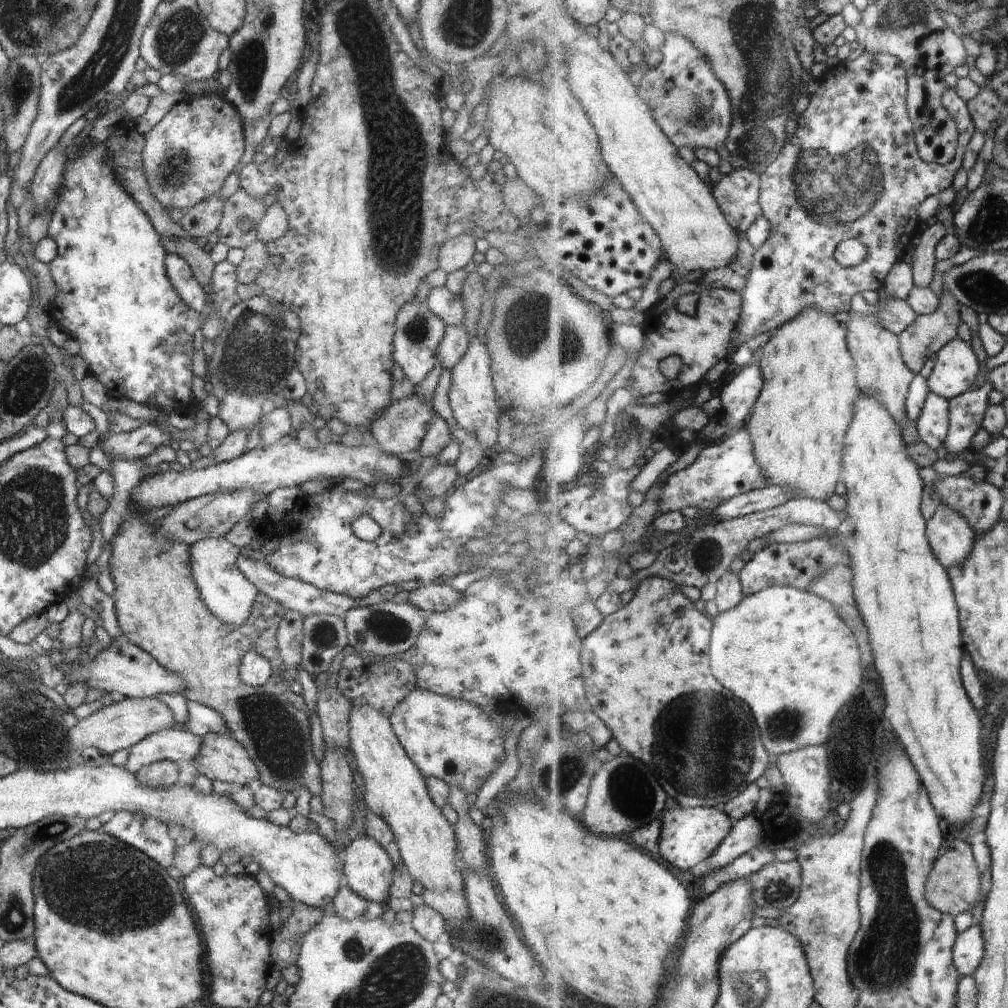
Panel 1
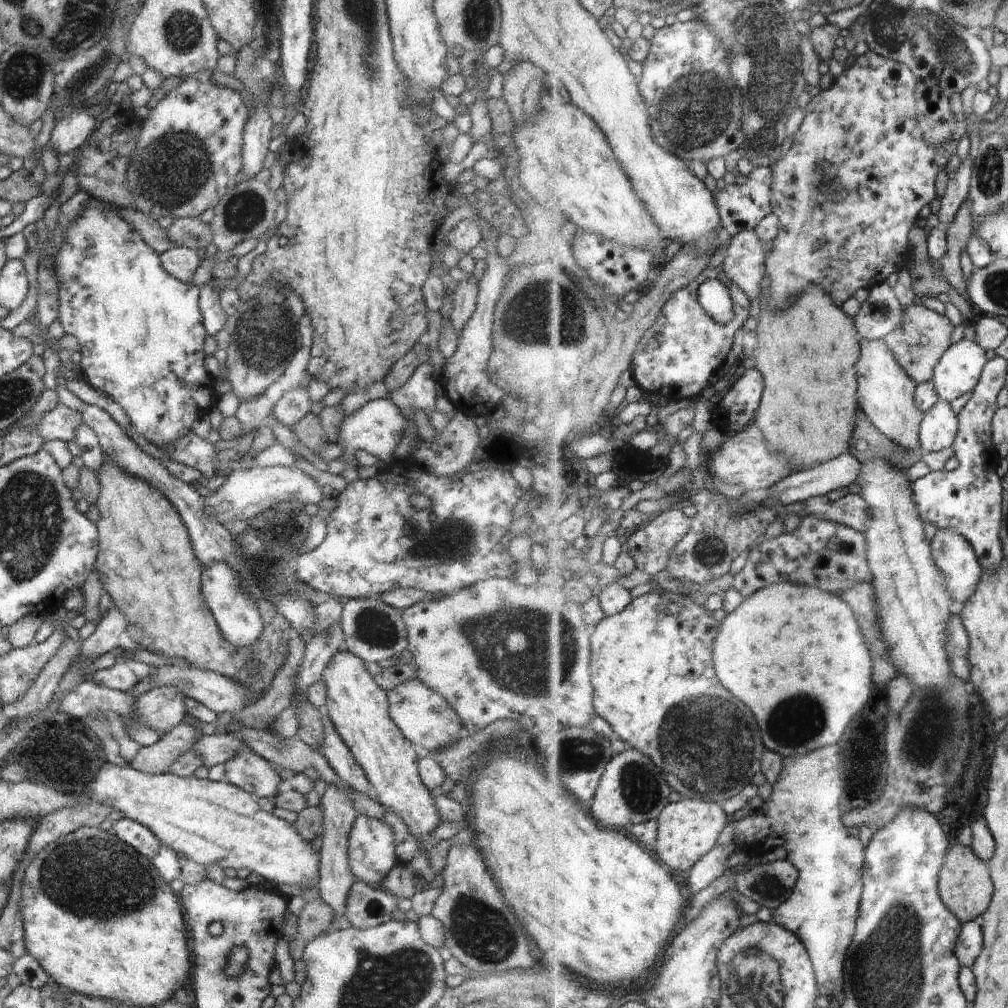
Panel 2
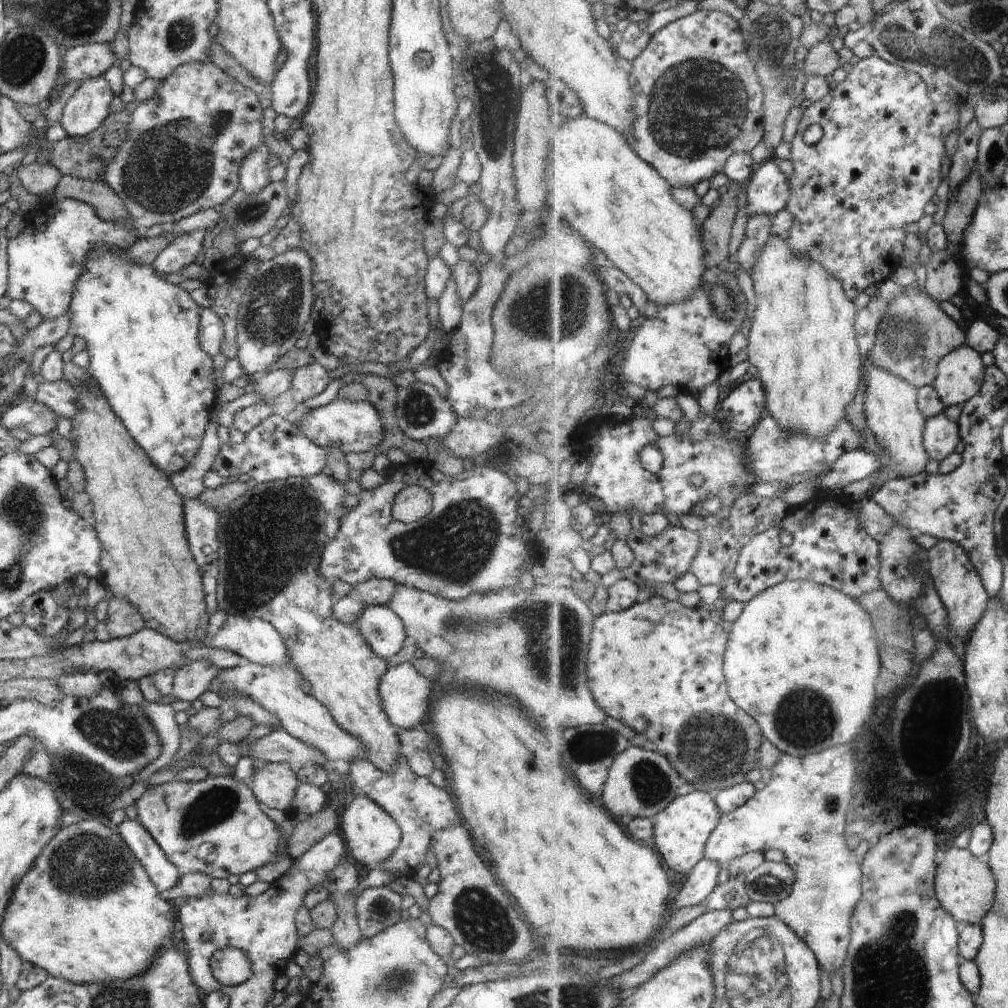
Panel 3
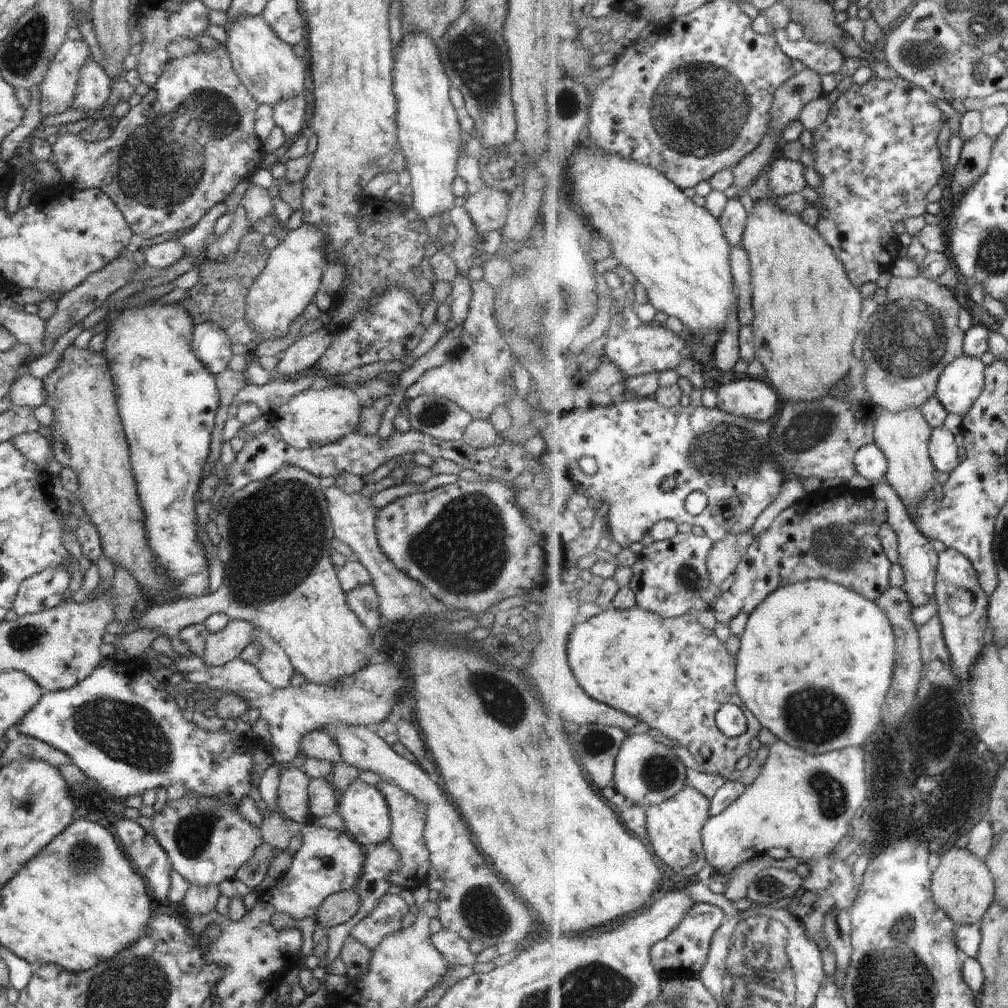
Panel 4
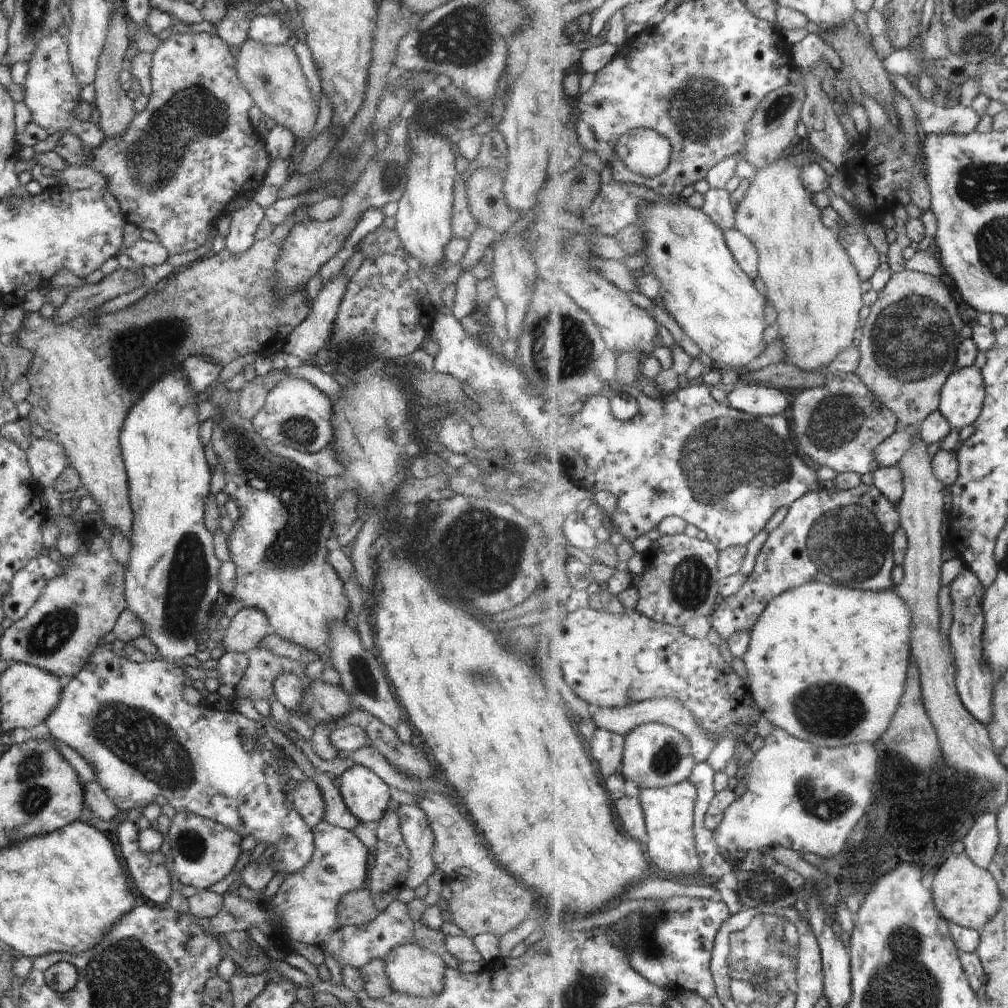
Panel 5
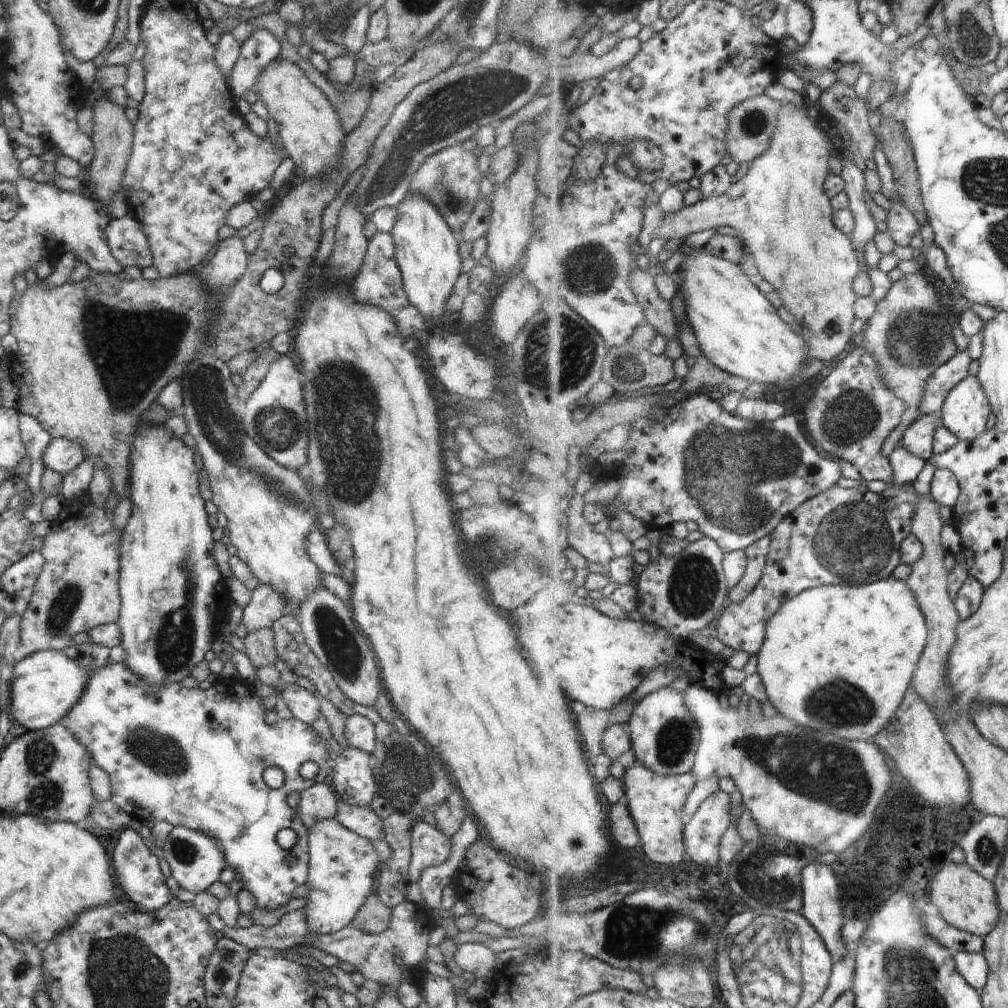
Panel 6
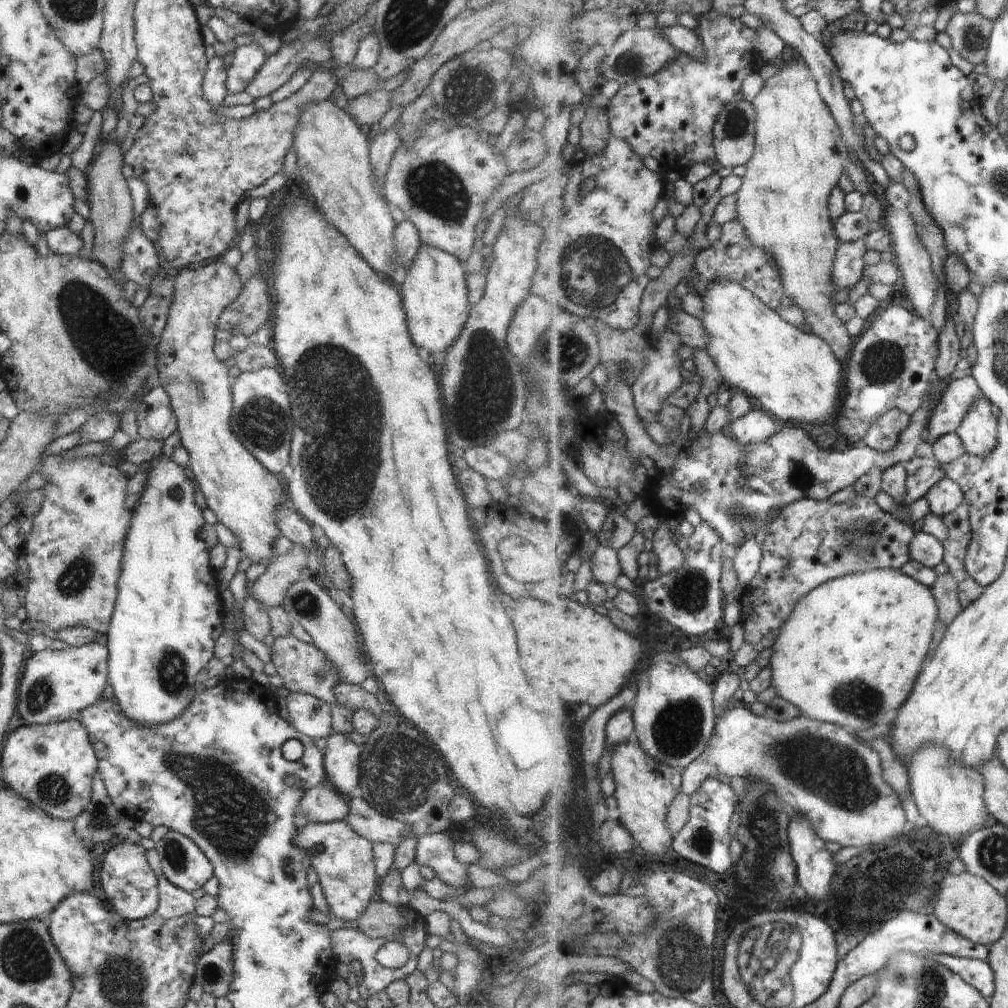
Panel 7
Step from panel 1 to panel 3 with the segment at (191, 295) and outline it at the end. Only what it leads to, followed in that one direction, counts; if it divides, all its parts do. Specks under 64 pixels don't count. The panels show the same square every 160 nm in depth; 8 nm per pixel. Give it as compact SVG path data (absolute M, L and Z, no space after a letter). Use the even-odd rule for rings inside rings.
M194 230L188 234L180 234L176 240L172 240L154 260L152 268L156 272L171 275L180 272L182 268L197 263L201 258L204 238L211 230Z

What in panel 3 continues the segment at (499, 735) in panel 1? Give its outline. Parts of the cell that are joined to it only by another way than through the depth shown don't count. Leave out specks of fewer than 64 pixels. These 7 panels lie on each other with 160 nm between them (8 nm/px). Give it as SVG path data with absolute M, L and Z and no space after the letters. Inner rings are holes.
M403 662L397 666L391 667L384 672L378 684L378 696L382 702L382 710L388 718L388 722L394 728L414 728L417 724L427 722L428 708L430 708L430 690L432 690L432 682L423 676L410 664Z

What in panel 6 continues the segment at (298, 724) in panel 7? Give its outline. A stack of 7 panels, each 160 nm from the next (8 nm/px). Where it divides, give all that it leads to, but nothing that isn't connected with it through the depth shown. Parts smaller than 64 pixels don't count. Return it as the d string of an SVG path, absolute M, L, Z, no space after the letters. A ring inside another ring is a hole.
M296 683L284 684L284 690L279 694L284 698L284 702L293 717L308 726L312 726L321 716L318 697L312 695L308 690L298 686Z

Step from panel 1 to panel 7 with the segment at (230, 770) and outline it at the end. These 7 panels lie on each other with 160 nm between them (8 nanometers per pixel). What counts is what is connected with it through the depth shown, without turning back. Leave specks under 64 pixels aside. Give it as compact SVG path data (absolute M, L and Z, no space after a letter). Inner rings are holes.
M328 783L306 790L300 802L299 814L308 823L343 821L348 816L347 799Z

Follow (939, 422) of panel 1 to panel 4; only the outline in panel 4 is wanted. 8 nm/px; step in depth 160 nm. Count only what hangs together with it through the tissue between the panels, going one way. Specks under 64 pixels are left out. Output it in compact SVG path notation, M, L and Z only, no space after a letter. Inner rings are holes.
M948 426L935 428L931 438L931 455L940 472L950 472L951 474L958 468L960 464L958 447L956 435Z

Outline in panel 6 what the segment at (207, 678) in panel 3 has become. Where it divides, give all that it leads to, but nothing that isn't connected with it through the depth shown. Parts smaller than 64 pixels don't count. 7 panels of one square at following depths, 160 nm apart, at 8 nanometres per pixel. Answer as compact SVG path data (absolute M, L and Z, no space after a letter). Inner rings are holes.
M258 584L252 592L247 605L243 606L244 616L241 624L248 632L270 628L272 624L286 614L286 600L270 584Z

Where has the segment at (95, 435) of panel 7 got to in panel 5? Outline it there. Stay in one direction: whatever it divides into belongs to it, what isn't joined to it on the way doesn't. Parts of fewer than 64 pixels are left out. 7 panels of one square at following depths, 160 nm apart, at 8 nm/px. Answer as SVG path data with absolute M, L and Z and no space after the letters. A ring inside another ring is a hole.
M30 437L29 442L25 453L31 475L41 489L53 488L54 482L67 467L65 450L57 442L48 439Z

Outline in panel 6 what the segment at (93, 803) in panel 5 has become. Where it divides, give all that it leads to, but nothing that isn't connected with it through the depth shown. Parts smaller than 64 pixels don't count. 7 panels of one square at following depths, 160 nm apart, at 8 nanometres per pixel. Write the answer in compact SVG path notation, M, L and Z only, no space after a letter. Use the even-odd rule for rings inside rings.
M112 800L97 802L92 809L92 818L96 826L104 830L134 830L140 831L140 826L145 822L138 822L135 818L122 812L114 805Z

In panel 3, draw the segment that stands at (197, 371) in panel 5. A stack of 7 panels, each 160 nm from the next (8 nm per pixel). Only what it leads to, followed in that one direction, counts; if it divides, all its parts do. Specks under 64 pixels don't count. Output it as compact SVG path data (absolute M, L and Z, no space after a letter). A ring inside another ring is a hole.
M210 307L199 308L199 318L198 344L202 352L212 359L221 352L221 344L225 339L224 325Z

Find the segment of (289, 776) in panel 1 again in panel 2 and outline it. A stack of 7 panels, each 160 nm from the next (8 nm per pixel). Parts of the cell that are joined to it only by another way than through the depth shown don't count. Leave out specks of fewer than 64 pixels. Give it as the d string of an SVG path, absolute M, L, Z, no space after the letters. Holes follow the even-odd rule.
M104 456L104 462L96 474L100 493L96 506L100 518L96 523L99 534L99 552L95 569L103 586L103 592L108 593L126 620L128 620L128 636L135 646L148 648L149 652L160 654L160 656L176 656L184 658L189 668L199 670L212 670L218 672L234 682L240 682L250 692L260 694L262 690L268 690L278 672L278 668L284 666L290 648L288 642L293 635L292 626L282 614L268 602L263 600L258 603L261 620L264 622L264 632L260 640L256 640L248 648L234 648L218 630L218 626L210 613L204 594L202 594L202 568L194 553L188 530L181 520L180 514L174 508L174 504L152 484L148 484L142 478L130 476L128 472L120 470L112 456ZM250 660L258 660L262 668L258 670L258 678L254 678L248 672L246 664Z

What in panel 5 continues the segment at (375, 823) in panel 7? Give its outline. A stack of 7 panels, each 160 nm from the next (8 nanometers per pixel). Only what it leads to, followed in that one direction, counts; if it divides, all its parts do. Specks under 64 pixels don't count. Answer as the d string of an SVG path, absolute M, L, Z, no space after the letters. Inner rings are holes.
M316 769L314 782L318 785L322 798L324 799L323 820L329 822L332 826L352 830L361 823L349 812L344 804L341 792L339 791L337 779L331 774Z

